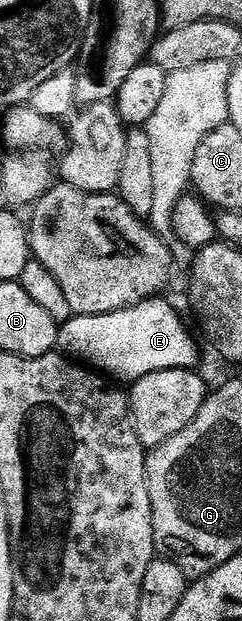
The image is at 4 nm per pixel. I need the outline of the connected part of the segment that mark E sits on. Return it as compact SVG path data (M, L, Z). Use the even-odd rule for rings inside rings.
M164 298L143 300L133 308L101 316L73 315L71 320L59 325L58 348L63 355L77 362L127 382L135 382L146 374L162 370L197 367L196 344L184 329L179 314Z

